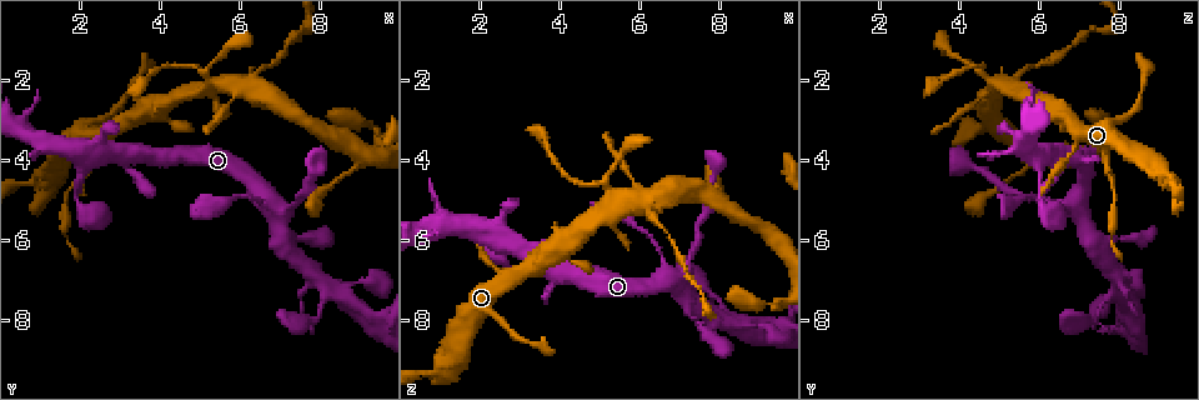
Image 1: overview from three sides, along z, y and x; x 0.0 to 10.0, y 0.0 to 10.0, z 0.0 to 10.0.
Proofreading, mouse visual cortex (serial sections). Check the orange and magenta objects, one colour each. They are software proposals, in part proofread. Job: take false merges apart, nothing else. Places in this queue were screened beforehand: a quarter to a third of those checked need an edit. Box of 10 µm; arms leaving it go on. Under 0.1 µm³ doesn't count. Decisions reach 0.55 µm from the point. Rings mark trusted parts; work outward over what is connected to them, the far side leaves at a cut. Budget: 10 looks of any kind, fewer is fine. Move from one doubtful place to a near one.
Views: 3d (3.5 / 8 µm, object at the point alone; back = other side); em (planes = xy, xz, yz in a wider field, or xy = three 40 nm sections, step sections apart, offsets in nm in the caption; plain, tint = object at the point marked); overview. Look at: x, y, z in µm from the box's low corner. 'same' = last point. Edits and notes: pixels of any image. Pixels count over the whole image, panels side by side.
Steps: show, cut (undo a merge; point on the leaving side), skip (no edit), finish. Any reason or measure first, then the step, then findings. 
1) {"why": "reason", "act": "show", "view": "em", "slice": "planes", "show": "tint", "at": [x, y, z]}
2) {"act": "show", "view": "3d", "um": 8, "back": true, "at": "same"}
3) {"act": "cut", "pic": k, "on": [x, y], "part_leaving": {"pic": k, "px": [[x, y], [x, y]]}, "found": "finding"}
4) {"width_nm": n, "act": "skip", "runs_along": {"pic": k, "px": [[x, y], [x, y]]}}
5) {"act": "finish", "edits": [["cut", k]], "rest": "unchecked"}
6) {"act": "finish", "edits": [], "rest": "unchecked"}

{"why": "looks like a crossing", "act": "show", "view": "3d", "um": 3.5, "at": [6.85, 5.25, 7.10]}

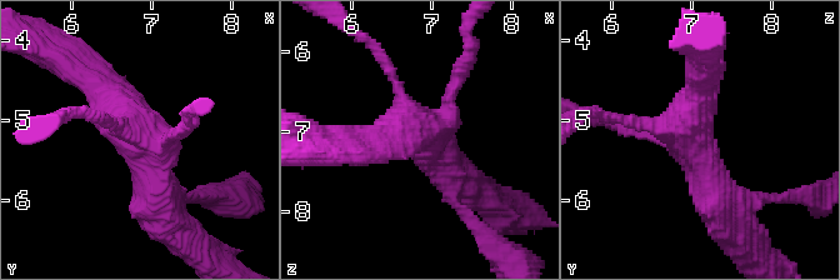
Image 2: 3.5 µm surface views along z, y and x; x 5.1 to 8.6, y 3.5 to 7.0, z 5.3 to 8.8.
{"arms": 4, "arm_widths_nm": [150, 150, 350, 500], "act": "show", "view": "em", "slice": "xy", "step": 3, "show": "tint", "at": [6.80, 5.30, 7.05]}

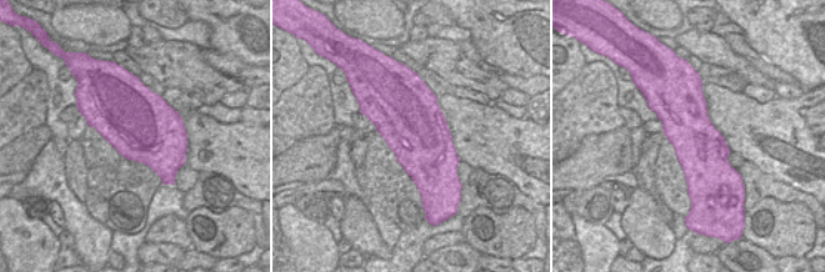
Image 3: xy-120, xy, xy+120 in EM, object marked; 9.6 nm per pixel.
{"why": "cut it another way", "act": "show", "view": "em", "slice": "xy", "step": 5, "show": "tint", "at": "same"}

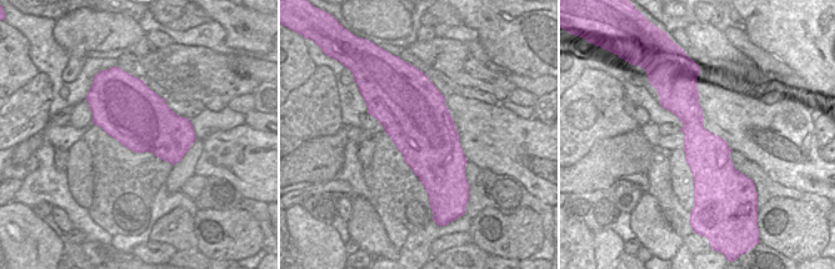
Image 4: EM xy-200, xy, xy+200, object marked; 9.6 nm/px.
{"act": "skip", "runs_along": {"pic": 2, "px": [[89, 79], [131, 125], [165, 213]]}, "found": "one cell here"}

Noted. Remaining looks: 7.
{"why": "thick turns thin", "act": "show", "view": "3d", "um": 8, "at": [7.70, 8.05, 7.25]}

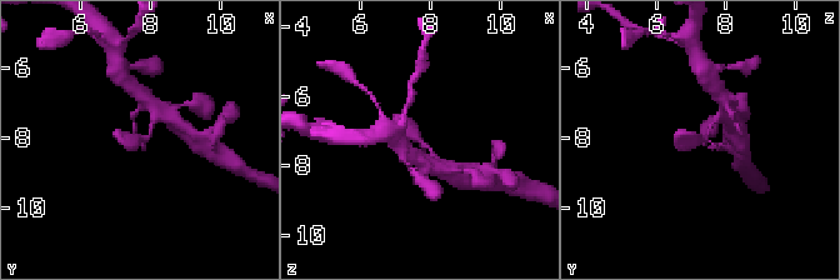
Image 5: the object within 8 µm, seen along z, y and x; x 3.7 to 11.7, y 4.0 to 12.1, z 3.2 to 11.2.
{"why": "zoom in", "act": "show", "view": "3d", "um": 3.5, "at": "same"}

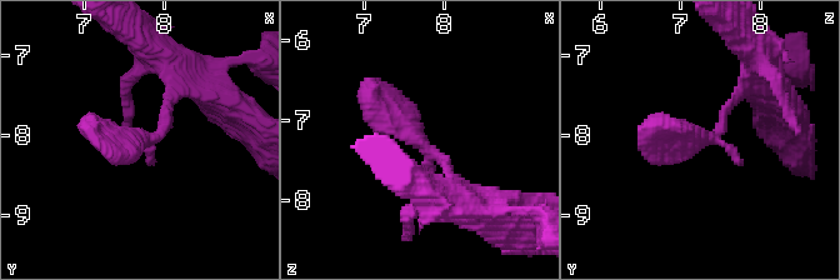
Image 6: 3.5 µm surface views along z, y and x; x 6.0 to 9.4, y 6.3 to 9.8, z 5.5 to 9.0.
{"act": "show", "view": "em", "slice": "xy", "step": 3, "show": "tint", "at": [7.70, 8.05, 7.30]}

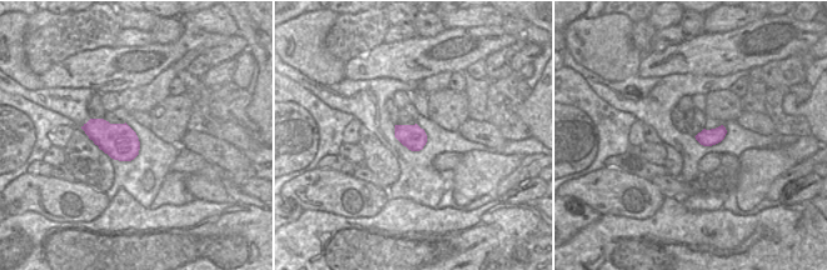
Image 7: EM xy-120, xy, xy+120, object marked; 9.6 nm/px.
{"act": "skip", "runs_along": {"pic": 6, "px": [[454, 185], [370, 86]]}, "found": "all the same cell"}

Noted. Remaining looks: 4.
{"why": "three arms meet", "act": "show", "view": "3d", "um": 8, "at": [6.10, 2.05, 4.95]}

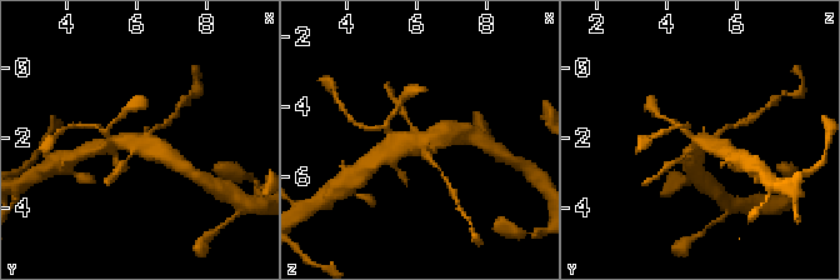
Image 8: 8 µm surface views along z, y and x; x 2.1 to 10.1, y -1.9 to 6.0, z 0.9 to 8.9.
{"why": "zoom in", "act": "show", "view": "3d", "um": 3.5, "back": true, "at": "same"}

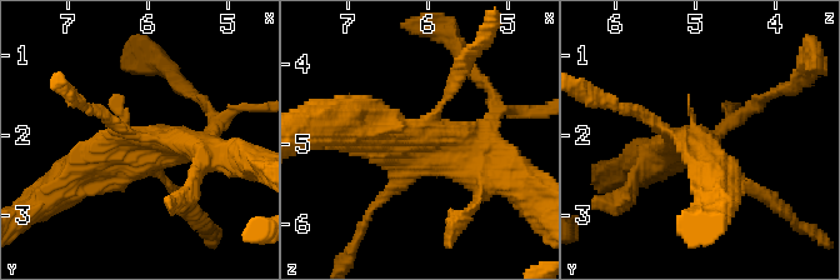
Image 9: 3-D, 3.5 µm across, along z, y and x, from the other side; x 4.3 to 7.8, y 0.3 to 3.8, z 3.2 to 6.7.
{"act": "show", "view": "em", "slice": "planes", "show": "tint", "at": [6.10, 2.10, 5.00]}

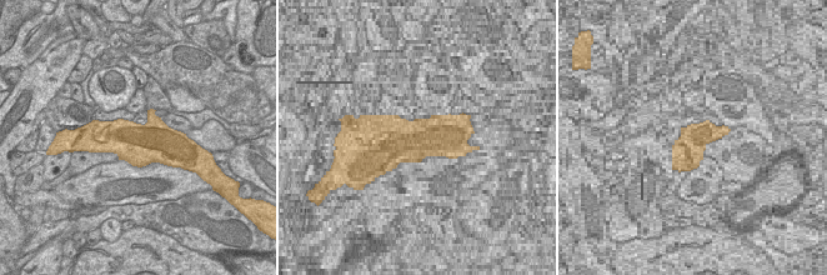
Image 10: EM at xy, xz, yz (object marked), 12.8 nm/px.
{"act": "skip", "runs_along": {"pic": 9, "px": [[495, 180], [445, 141], [349, 126]]}, "found": "all the same cell"}

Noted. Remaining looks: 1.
{"act": "finish", "edits": [], "rest": "unchecked"}

